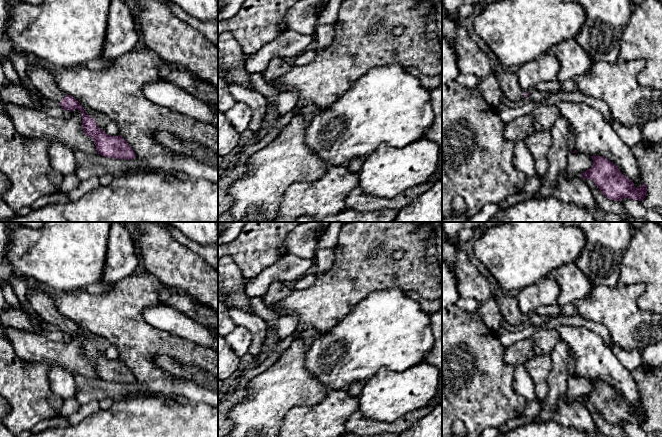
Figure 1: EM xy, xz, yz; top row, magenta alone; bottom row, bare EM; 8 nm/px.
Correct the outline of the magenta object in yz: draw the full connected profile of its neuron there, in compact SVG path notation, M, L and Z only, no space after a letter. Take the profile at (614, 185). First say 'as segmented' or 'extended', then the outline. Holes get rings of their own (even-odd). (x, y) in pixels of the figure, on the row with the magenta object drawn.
as segmented; M590 156L593 166L582 173L583 179L591 179L605 197L620 201L623 198L642 201L647 194L647 186L642 183L636 188L633 182L623 175L616 164L604 156Z

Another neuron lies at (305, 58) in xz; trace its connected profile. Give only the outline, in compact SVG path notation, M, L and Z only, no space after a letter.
M304 51L296 56L295 66L305 66L315 59L315 51Z

